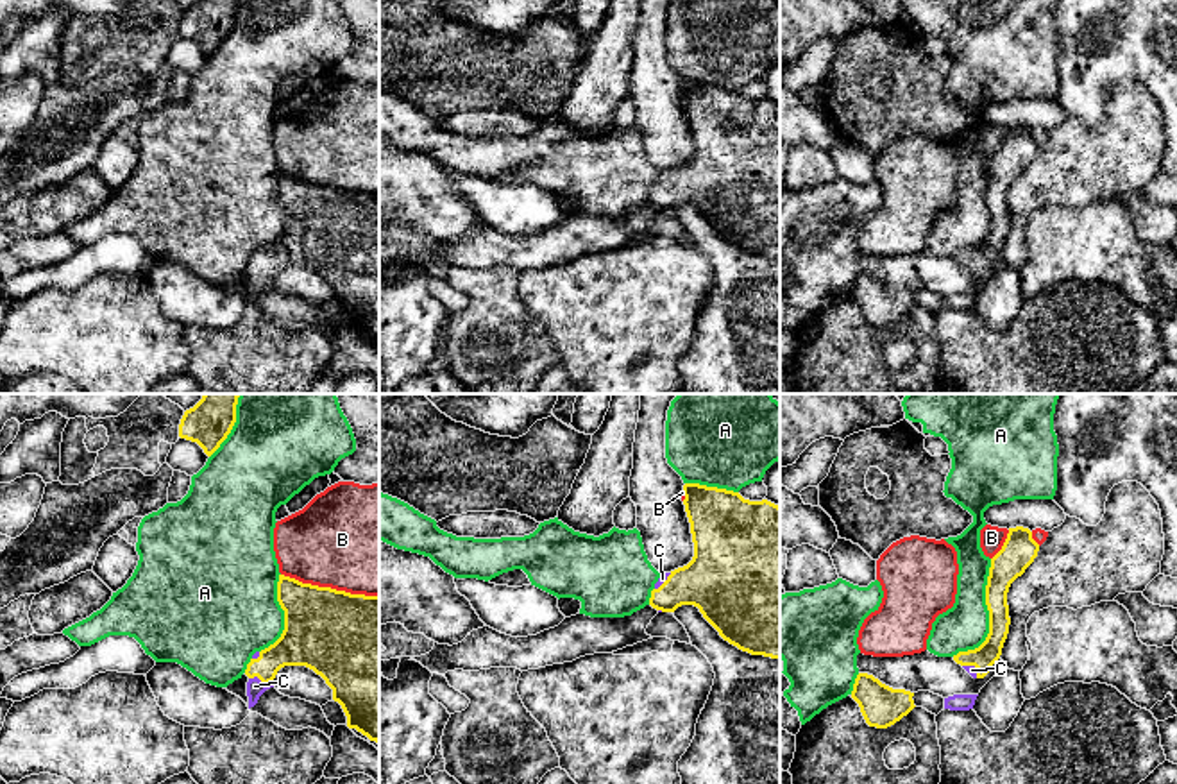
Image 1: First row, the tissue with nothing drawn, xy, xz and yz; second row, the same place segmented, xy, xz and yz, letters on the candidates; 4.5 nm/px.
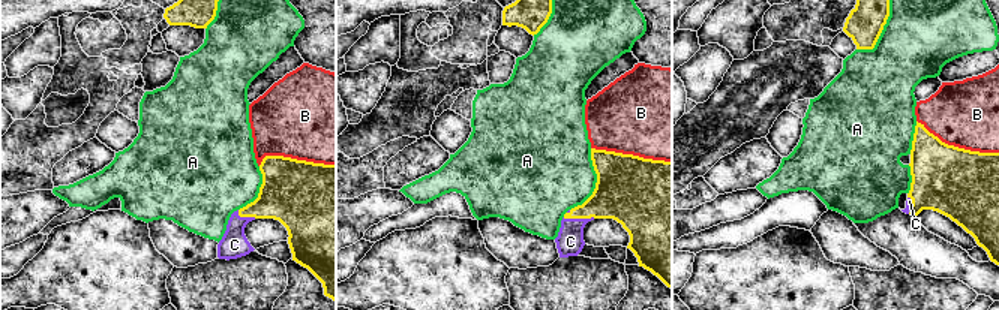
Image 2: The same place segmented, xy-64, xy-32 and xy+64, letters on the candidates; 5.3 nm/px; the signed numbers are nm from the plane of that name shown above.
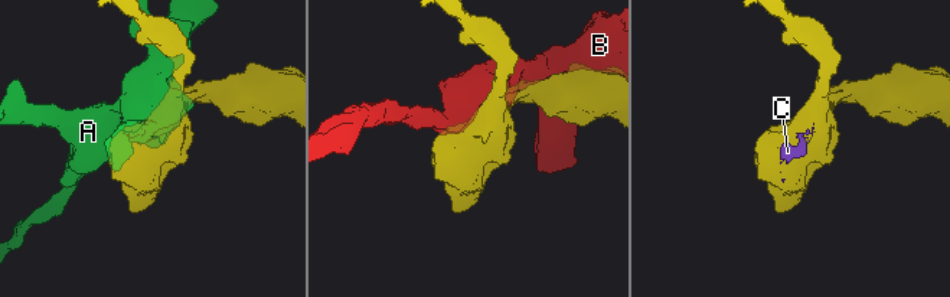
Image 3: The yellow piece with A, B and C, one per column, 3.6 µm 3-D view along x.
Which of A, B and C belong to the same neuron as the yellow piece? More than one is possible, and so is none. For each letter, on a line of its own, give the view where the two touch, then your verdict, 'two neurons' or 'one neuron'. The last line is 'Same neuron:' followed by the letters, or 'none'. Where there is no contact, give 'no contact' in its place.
A: yz | two neurons
B: xy | two neurons
C: xy | one neuron
Same neuron: C

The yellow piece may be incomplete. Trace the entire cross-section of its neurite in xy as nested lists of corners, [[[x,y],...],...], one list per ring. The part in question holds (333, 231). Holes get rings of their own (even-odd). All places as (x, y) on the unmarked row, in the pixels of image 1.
[[[279,174],[277,200],[284,209],[284,229],[247,263],[249,308],[274,286],[281,267],[306,265],[333,288],[333,299],[342,304],[347,326],[379,344],[379,195],[351,193]]]

